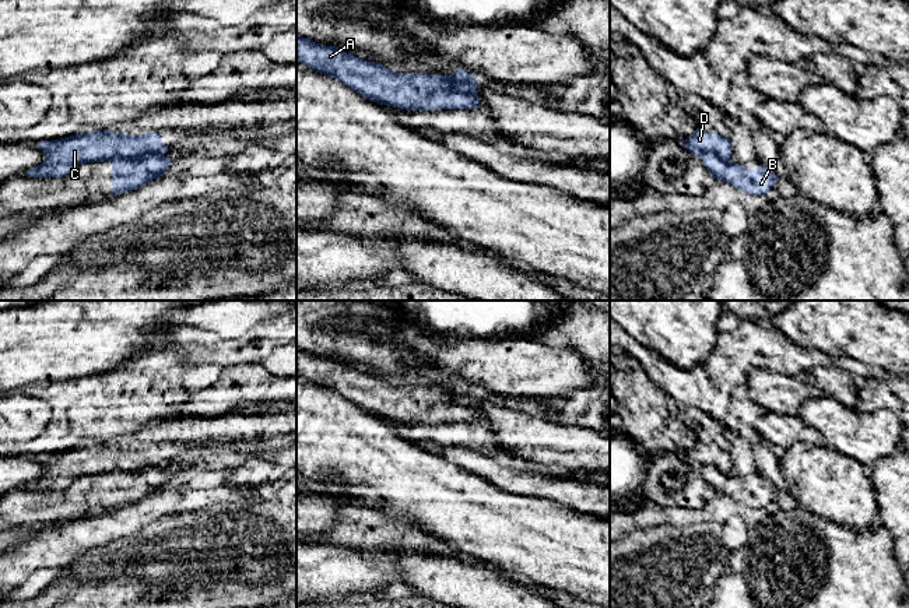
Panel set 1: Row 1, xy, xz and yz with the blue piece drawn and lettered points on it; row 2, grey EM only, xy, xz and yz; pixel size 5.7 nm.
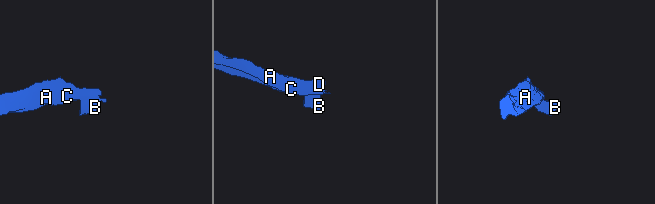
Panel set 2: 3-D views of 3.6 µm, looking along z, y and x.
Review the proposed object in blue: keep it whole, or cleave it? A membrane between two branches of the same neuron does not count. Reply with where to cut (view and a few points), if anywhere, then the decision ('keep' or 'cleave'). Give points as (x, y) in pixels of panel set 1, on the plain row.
cut in xy along (162, 467), (115, 471), (112, 474); cleave

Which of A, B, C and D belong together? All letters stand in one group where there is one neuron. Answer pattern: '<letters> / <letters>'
A C D / B

